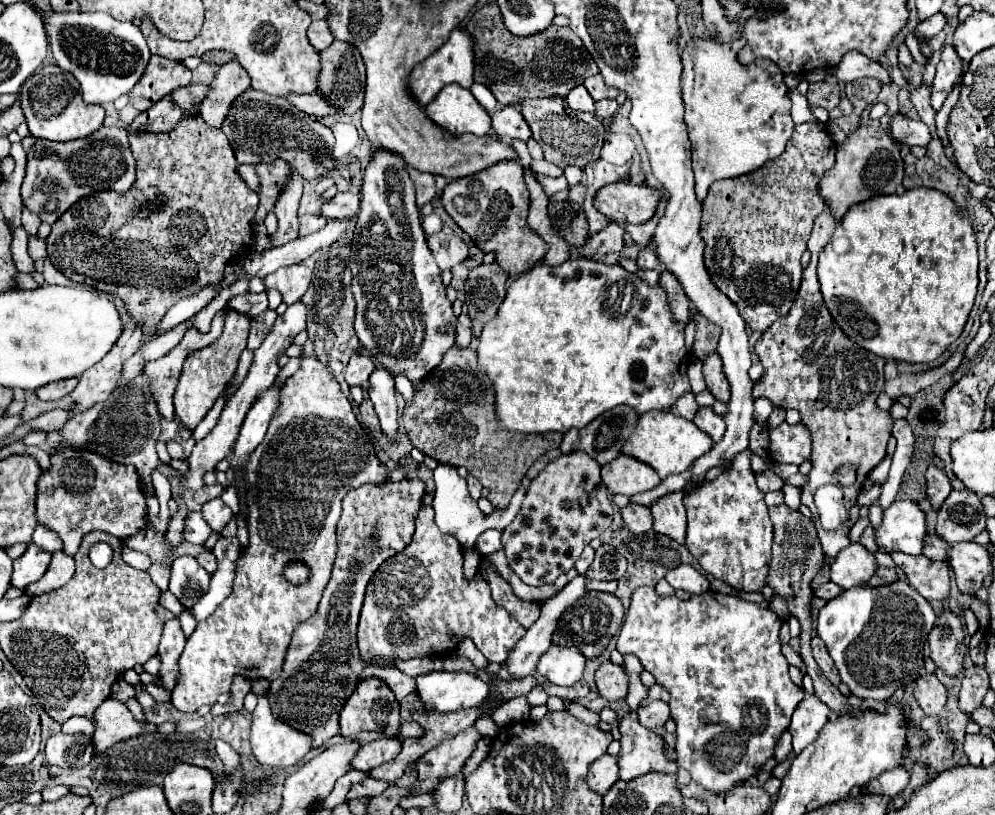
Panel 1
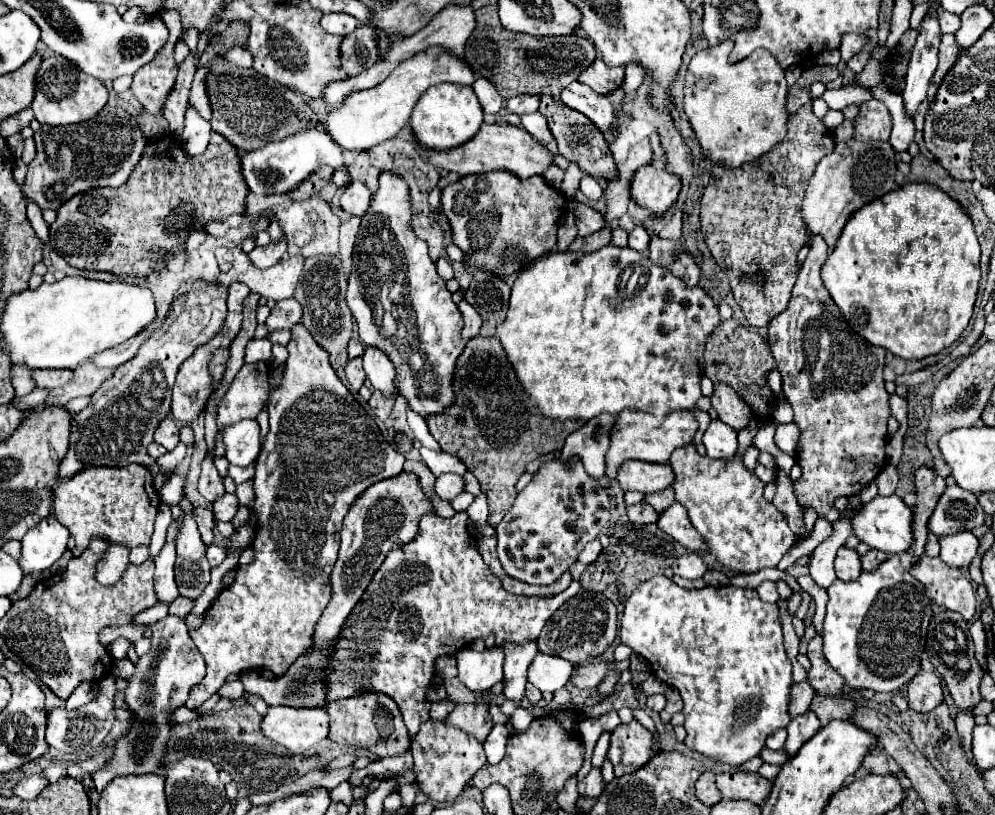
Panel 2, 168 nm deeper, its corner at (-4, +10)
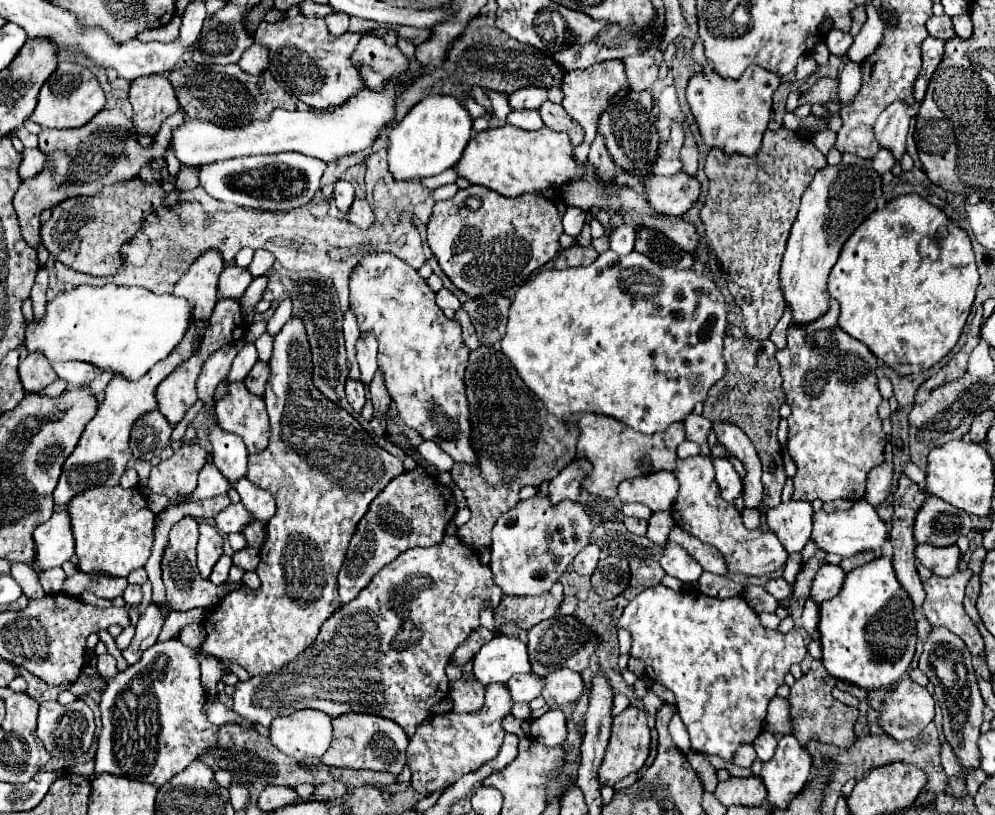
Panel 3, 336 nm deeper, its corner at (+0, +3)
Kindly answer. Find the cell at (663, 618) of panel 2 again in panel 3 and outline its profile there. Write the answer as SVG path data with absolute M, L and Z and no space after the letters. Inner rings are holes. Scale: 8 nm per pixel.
M654 585L638 593L626 605L616 627L630 631L630 655L644 661L646 677L674 693L678 715L690 733L692 749L718 755L726 763L732 763L738 747L752 745L754 739L764 731L770 699L784 683L784 675L790 671L790 667L800 663L806 655L806 643L796 629L790 633L764 629L758 615L742 597L714 599L700 591L674 591L664 585Z

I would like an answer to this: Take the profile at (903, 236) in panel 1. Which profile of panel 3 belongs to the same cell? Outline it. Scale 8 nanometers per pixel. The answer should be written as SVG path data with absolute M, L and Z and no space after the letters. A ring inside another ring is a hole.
M900 195L900 197L892 199L884 209L878 209L876 213L872 213L872 217L868 217L868 221L864 221L864 225L860 225L860 229L856 229L856 233L852 233L848 243L844 243L844 249L836 261L836 267L832 267L832 277L828 279L828 293L840 303L838 325L848 335L862 341L886 365L890 365L892 369L896 369L900 373L906 373L906 369L914 369L914 367L918 367L918 369L932 367L934 363L938 363L944 355L948 355L954 349L954 345L960 339L962 327L970 315L970 307L974 303L976 289L978 289L978 271L976 271L974 251L972 251L968 233L964 229L960 229L950 217L946 217L946 213L942 209L938 209L936 205L930 205L920 195Z

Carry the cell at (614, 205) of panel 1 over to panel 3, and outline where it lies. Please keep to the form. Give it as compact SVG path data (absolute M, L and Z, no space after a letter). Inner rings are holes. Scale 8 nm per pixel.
M686 173L672 177L650 175L644 181L646 201L660 215L684 215L700 195L700 183Z

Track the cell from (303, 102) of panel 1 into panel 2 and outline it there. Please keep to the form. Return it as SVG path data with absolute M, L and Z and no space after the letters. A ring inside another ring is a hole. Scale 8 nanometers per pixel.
M450 4L450 6L446 6L442 12L438 12L438 14L430 20L430 24L424 26L422 30L418 30L416 34L412 34L412 36L408 36L408 38L402 38L402 40L394 40L392 46L388 48L384 60L378 60L372 68L364 70L362 74L358 74L358 76L354 76L354 78L344 80L344 82L332 82L332 86L328 86L328 88L324 90L324 100L326 100L330 106L338 106L346 94L352 94L354 90L364 90L364 88L372 88L372 86L380 84L400 62L404 62L406 58L410 58L410 56L414 56L414 54L418 54L418 52L428 50L430 46L440 46L440 48L448 50L450 54L460 56L460 60L464 60L464 44L466 44L468 36L472 34L474 26L476 26L476 18L474 18L474 8L472 8L470 4L468 4L468 6Z

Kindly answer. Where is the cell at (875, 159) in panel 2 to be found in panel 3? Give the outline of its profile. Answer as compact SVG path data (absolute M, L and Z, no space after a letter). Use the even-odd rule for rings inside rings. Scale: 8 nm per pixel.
M844 153L838 165L826 165L814 175L810 187L802 195L800 211L792 225L780 269L784 299L792 307L796 325L810 323L828 309L826 281L830 269L838 261L846 239L878 207L880 197L882 175L872 167L872 159Z

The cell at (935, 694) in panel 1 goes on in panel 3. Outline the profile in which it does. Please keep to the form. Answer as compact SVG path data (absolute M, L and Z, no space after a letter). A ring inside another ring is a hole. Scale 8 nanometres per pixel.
M902 677L900 685L894 685L884 699L886 705L880 711L880 723L884 733L896 741L916 737L934 719L934 699L930 691L908 677Z

